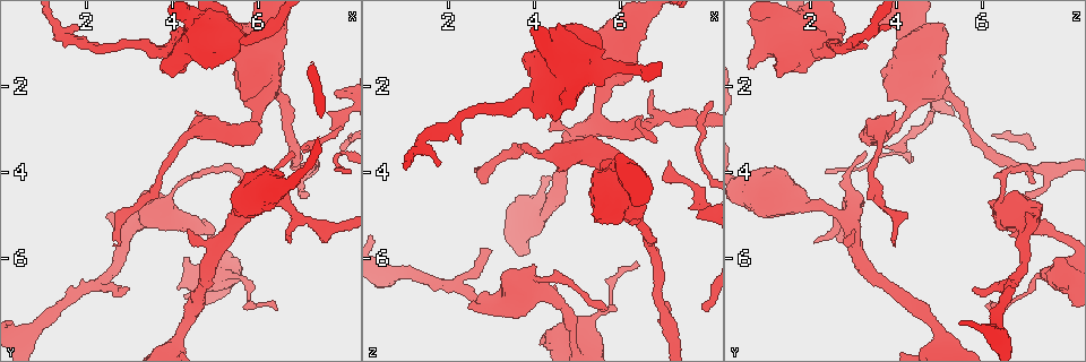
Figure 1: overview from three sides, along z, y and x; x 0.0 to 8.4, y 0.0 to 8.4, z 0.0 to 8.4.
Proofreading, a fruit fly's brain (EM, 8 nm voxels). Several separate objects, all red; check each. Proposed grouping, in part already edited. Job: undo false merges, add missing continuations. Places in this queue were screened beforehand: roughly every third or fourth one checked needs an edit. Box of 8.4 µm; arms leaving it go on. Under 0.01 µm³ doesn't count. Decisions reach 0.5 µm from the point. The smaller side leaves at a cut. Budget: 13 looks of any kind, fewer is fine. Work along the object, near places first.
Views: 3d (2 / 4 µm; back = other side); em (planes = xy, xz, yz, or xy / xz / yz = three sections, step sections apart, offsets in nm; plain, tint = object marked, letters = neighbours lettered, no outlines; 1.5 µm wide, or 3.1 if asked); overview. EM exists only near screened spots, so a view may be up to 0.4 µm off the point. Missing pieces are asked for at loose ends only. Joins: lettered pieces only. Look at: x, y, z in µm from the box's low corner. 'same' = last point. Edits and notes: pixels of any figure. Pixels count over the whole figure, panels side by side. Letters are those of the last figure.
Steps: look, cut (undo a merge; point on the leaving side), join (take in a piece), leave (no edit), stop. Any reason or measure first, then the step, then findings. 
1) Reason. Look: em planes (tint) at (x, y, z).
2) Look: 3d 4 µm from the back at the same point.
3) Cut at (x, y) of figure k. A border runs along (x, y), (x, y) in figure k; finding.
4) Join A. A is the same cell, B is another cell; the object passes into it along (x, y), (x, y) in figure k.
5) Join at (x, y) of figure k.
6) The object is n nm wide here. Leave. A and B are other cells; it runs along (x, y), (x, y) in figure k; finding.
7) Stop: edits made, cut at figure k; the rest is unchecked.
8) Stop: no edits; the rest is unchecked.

Branch point. Look: 3d 2 µm at (6.90, 5.00, 2.70).

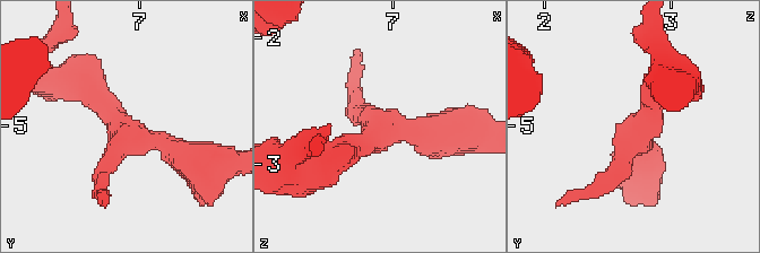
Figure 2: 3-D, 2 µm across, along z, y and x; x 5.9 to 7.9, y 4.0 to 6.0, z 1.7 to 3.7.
Shape alone is not enough. Look: em planes (tint) at (6.92, 5.08, 2.72).

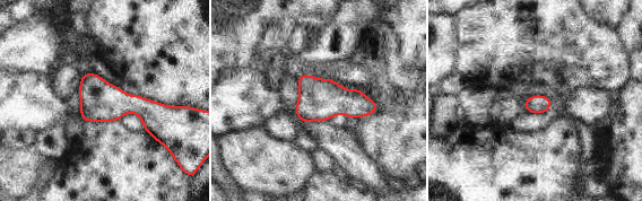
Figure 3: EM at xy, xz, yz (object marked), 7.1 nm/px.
Look: em planes (letters) at the same point.

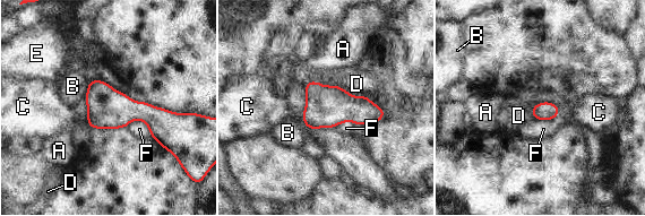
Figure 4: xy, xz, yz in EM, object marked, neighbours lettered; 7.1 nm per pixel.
The object is 280 nm wide here. Leave. A, B, C, D, E and F are other cells; a border runs along (337, 85), (353, 95), (364, 96) in figure 4; all the same neuron.

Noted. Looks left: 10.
Branch stops here. Look: em planes (letters) at (7.05, 4.40, 7.00).

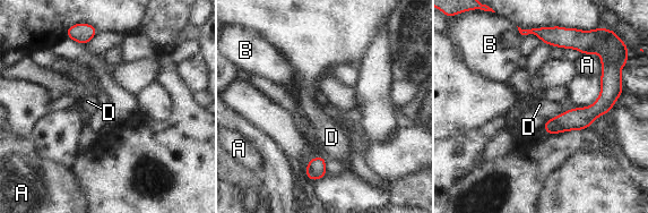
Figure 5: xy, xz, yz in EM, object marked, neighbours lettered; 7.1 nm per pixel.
The longest contact is with A, 100 nm. Leave. A, B and D are other cells; it runs along (604, 84), (585, 117), (546, 127) in figure 5; no lettered piece goes on from it.

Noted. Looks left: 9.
Sudden change in width. Look: em xy step 4 (tint) at (6.55, 2.30, 5.40).

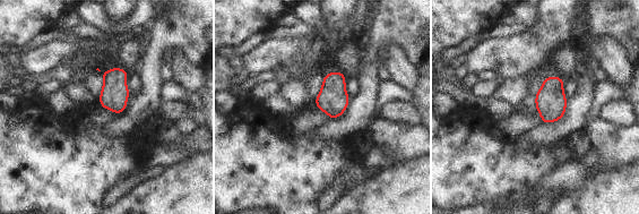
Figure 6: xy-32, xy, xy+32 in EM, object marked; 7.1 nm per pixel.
Another direction. Look: em planes (tint) at the same point.

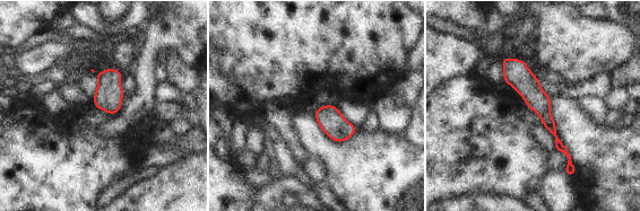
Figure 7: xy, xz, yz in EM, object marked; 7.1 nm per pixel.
See the neighbours. Look: em planes (letters) at the same point.

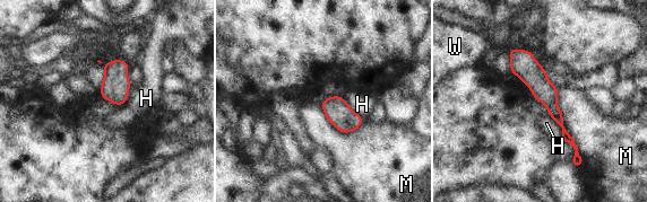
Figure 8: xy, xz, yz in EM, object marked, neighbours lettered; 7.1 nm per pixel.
The object is 180 nm wide here. Leave. H, M and W are other cells; a border runs along (558, 88), (557, 105), (575, 140) in figure 8; continuous, no second neuron.

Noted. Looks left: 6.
An open end. Look: 3d 4 µm at (2.30, 1.10, 3.35).

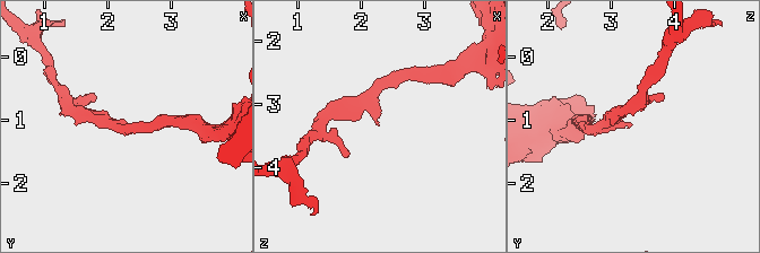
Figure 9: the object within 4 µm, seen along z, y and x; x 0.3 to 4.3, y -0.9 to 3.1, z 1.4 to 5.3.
Shape alone is not enough. Look: em planes (letters) at (2.30, 1.10, 3.30).

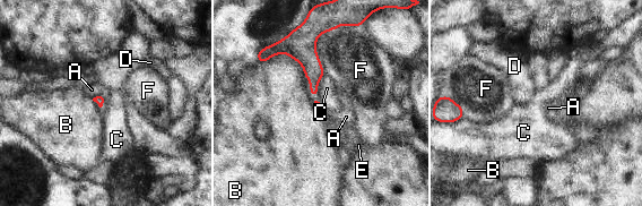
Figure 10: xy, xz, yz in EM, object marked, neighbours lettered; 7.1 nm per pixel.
Join E. E is the same cell, A, B, C, D and F are other cells; the neuron continues.

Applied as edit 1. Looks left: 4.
Look: overview.

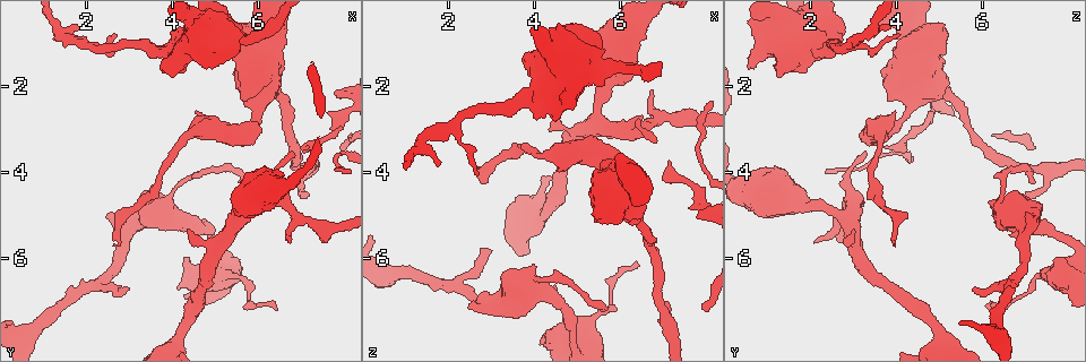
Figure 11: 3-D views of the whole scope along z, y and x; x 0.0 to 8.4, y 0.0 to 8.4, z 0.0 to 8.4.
An open end. Look: em planes (letters) at (3.05, 6.65, 5.85).

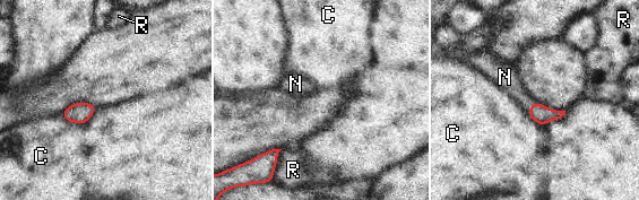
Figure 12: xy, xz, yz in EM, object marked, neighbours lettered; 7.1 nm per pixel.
The object is 110 nm wide here. Join N. N is the same cell, C and R are other cells; the object passes into it along (541, 114), (530, 106), (508, 80) in figure 12; it goes on there.

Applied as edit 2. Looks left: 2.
Stop: edits made, join at figure 10, join at figure 12; the rest is unchecked.

